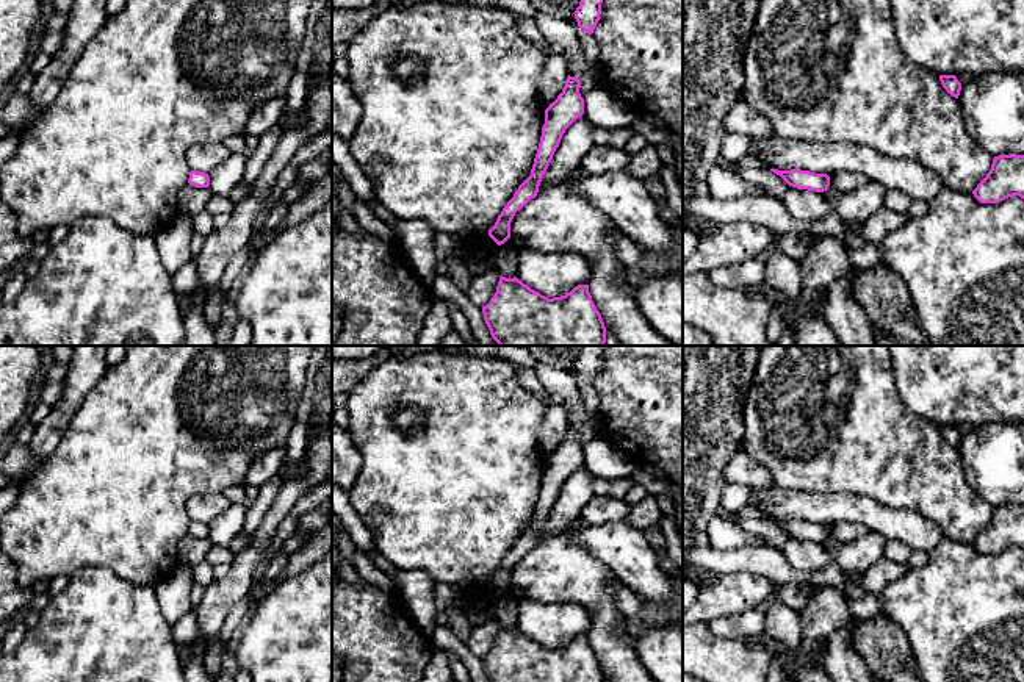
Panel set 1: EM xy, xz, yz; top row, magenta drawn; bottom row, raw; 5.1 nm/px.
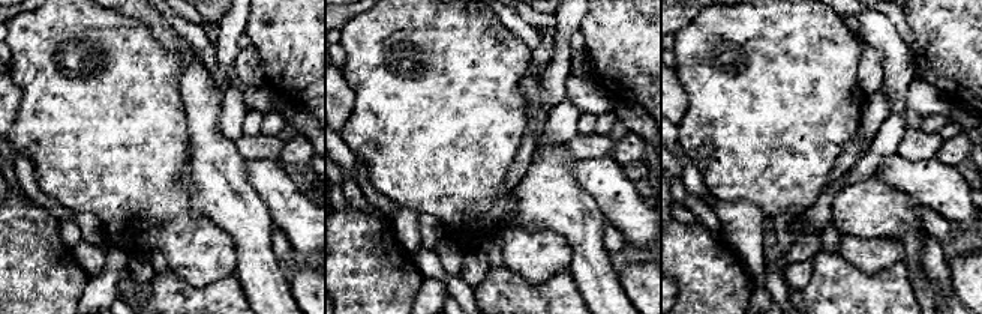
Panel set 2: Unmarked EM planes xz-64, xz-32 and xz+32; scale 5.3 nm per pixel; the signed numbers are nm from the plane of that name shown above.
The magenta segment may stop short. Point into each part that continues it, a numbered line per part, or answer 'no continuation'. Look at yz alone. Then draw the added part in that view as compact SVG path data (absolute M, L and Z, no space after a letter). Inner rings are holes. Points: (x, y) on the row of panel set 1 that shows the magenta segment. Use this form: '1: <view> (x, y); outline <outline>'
no continuation

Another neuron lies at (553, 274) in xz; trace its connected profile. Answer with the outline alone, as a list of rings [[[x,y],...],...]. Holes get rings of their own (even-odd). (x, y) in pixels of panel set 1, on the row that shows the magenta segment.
[[[517,247],[517,278],[542,296],[553,299],[587,285],[592,269],[589,260],[576,252],[540,252]]]

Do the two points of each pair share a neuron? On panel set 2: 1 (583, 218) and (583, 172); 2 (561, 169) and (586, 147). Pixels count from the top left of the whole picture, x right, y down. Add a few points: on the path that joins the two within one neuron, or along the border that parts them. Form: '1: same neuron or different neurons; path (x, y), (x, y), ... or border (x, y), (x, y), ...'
1: different neurons; border (574, 161), (573, 178), (595, 202), (604, 218)
2: different neurons; border (565, 144), (576, 160)

